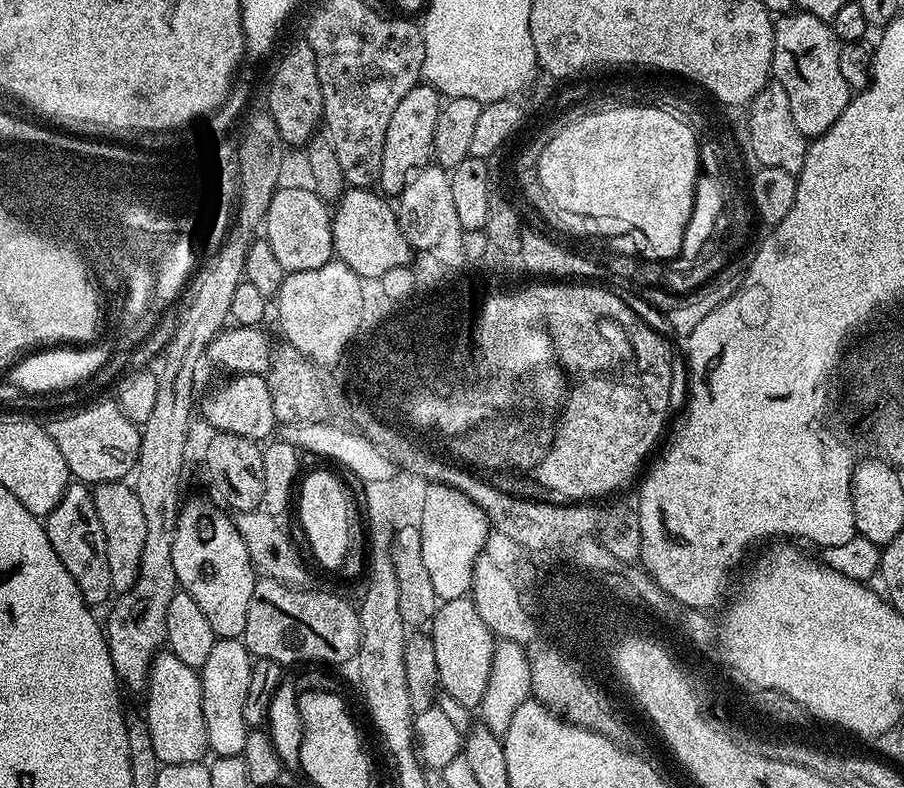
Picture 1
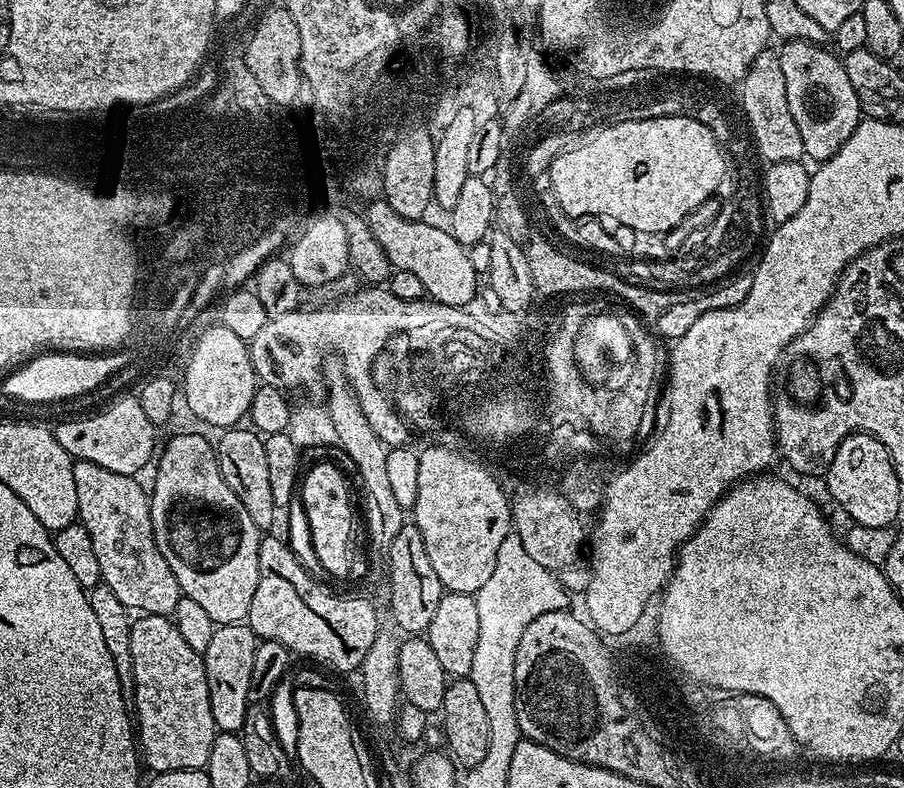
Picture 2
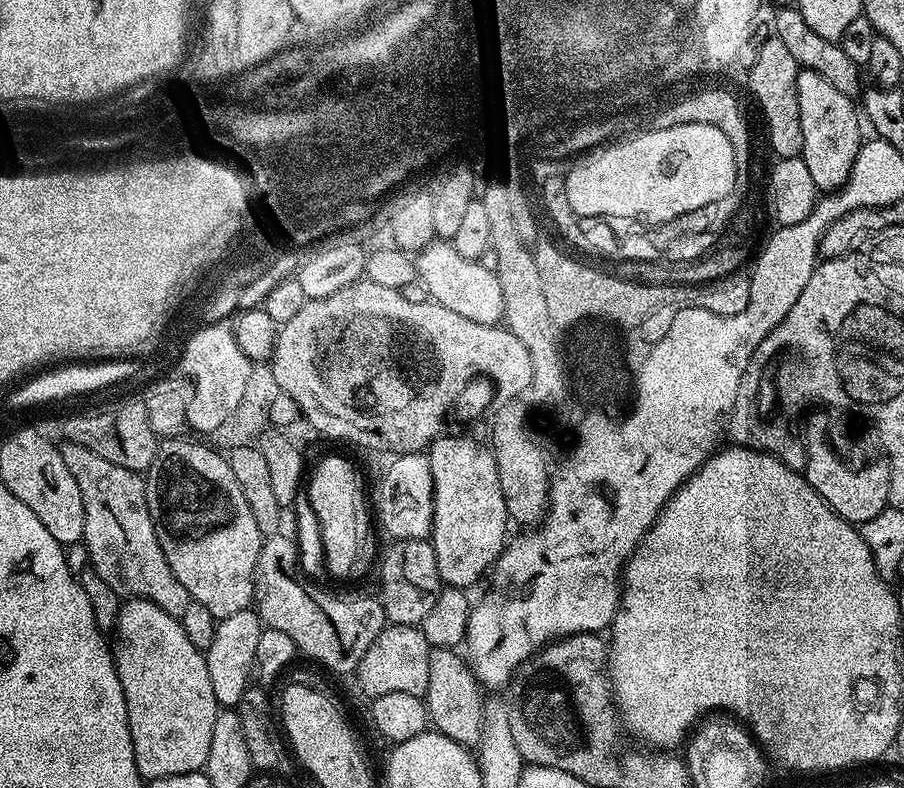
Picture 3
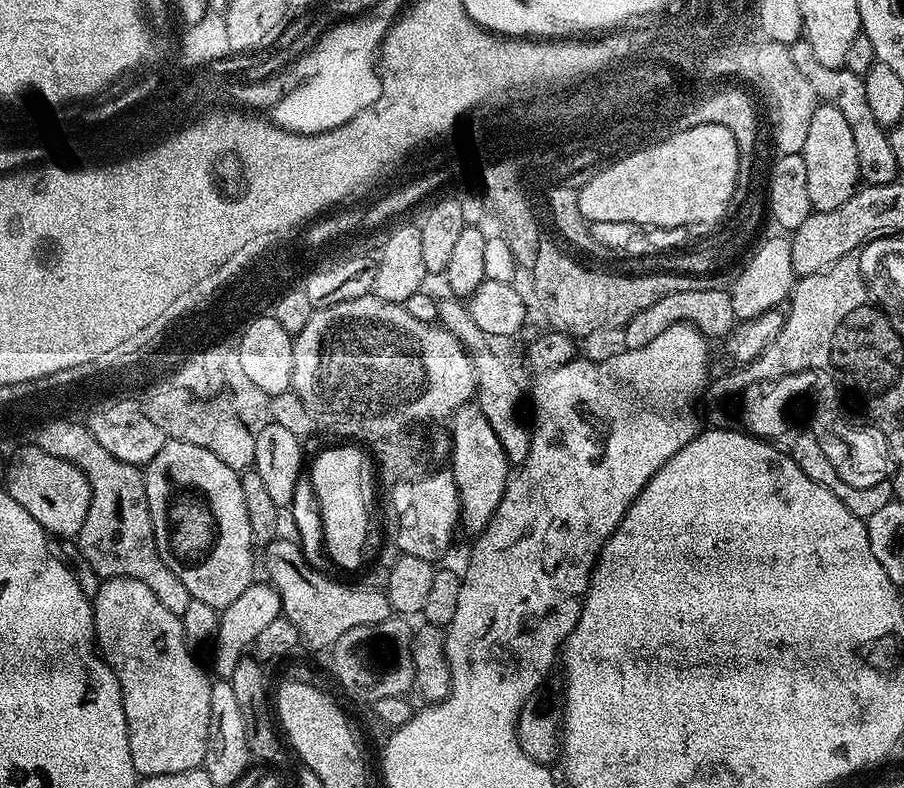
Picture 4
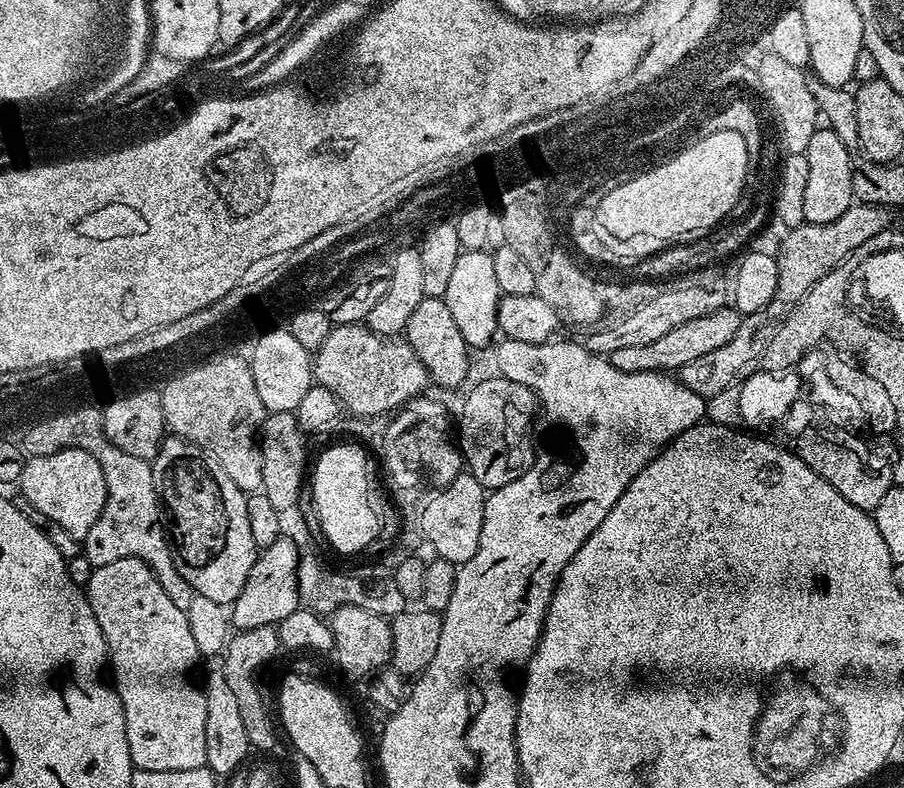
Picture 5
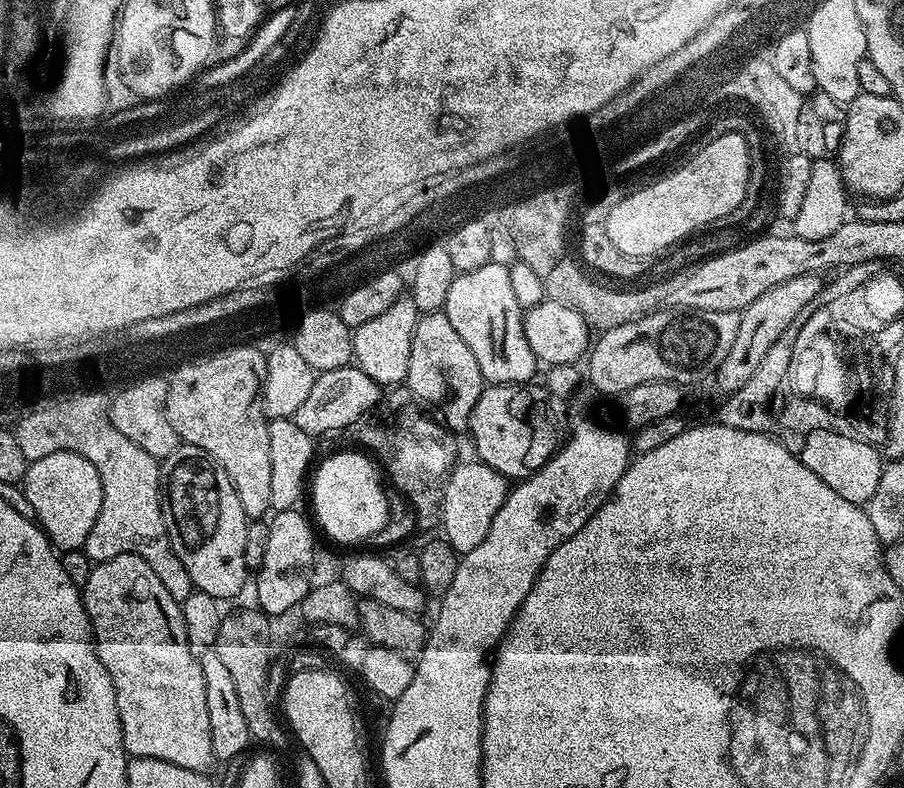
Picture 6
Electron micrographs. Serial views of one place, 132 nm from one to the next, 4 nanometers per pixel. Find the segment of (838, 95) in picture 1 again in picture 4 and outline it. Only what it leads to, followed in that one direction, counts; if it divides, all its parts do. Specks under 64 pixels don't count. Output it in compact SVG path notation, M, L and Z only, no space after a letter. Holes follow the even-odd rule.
M817 103L814 118L810 118L810 131L806 133L802 155L806 162L806 187L815 211L834 210L855 194L861 183L858 150L846 118L842 118L832 104Z

